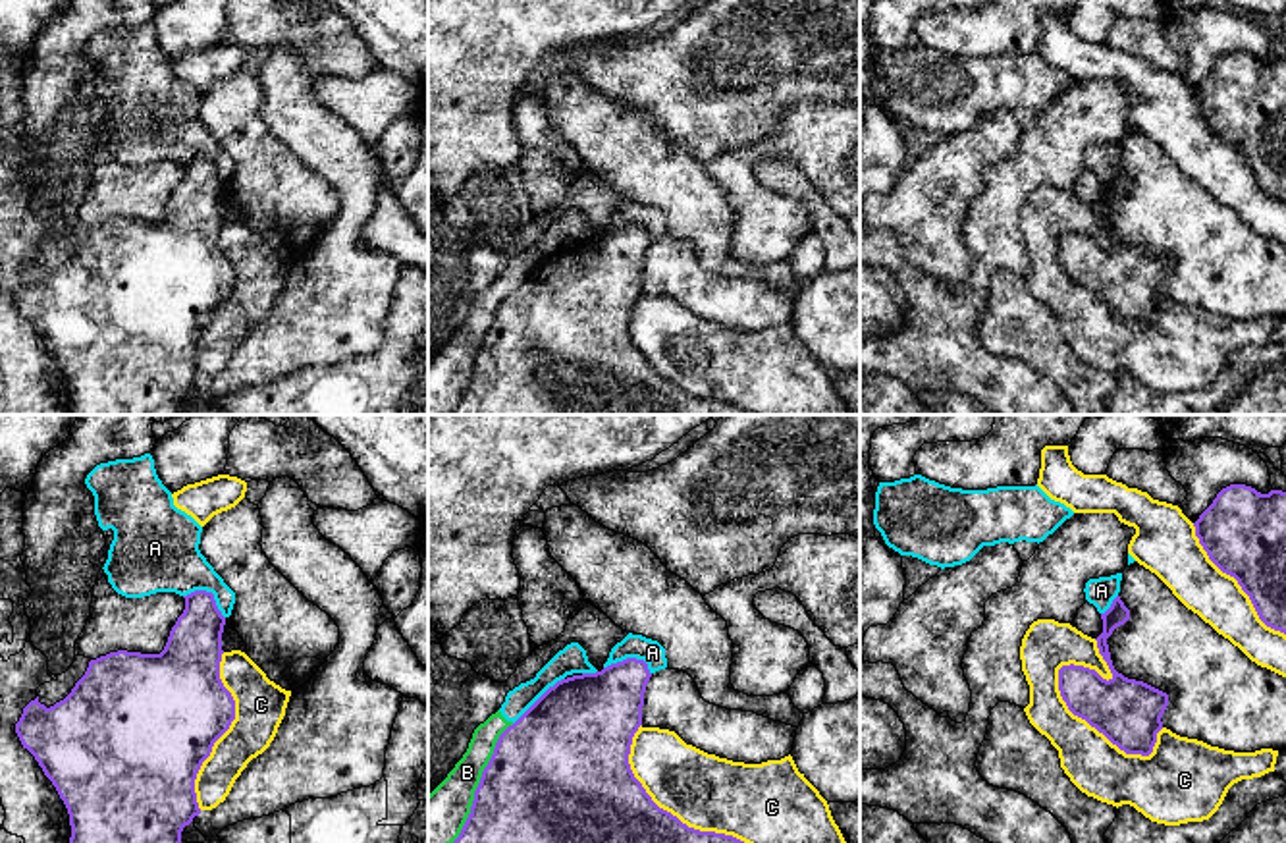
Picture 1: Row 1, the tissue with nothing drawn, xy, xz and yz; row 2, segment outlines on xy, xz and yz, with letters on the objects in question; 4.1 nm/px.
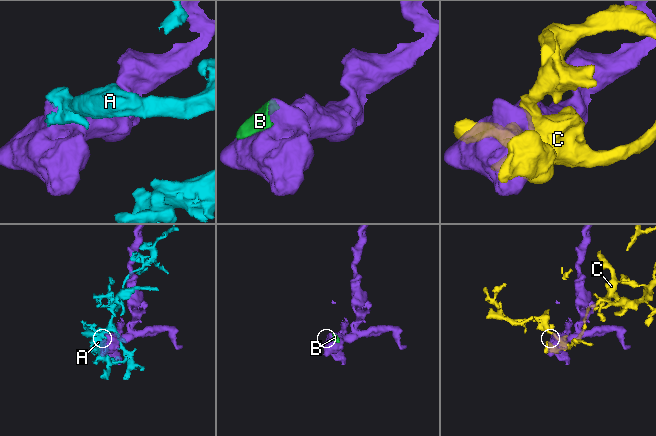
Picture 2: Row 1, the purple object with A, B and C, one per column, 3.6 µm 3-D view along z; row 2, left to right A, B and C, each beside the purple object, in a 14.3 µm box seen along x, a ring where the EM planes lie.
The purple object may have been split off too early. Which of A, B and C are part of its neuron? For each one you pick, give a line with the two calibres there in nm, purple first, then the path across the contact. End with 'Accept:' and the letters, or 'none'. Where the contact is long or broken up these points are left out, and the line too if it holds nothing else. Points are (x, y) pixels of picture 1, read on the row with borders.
Accept: none

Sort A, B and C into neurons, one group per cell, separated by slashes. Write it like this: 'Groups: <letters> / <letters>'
Groups: A B / C

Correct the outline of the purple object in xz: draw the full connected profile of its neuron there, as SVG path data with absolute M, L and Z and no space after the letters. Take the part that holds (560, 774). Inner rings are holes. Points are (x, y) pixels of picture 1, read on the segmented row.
M627 658L596 673L573 675L549 687L497 739L474 791L470 814L453 843L744 843L700 831L659 808L634 777L629 754L642 725L644 693L652 673L644 660Z

